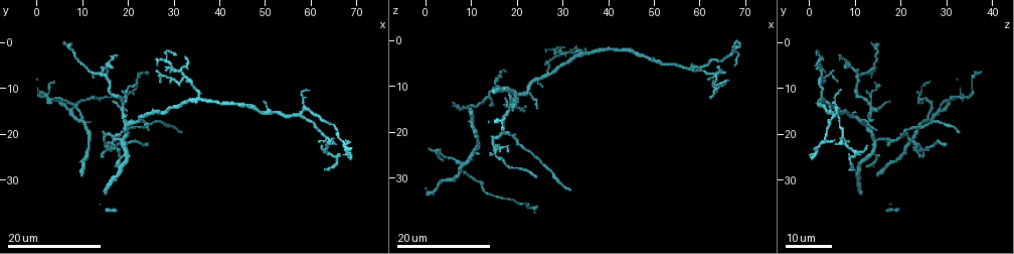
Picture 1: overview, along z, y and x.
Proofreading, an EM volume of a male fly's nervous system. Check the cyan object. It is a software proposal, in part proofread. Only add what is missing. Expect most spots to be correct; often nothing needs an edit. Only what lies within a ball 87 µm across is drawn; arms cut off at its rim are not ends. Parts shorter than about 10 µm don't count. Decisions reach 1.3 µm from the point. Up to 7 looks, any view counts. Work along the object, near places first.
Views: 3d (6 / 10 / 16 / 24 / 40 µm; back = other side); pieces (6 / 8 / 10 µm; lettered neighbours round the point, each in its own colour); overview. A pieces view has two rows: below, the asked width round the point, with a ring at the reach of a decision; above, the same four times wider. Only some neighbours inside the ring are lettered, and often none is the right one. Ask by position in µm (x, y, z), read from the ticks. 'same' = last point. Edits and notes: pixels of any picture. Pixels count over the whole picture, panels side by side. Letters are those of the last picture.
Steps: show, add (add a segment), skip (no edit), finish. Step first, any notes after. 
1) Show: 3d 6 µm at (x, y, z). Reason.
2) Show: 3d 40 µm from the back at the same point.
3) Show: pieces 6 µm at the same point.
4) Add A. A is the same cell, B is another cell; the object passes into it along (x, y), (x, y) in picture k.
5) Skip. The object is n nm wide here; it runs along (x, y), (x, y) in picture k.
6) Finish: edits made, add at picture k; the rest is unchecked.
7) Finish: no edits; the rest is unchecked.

Show: 3d 16 µm at (14.0, 25.0, 24.5).

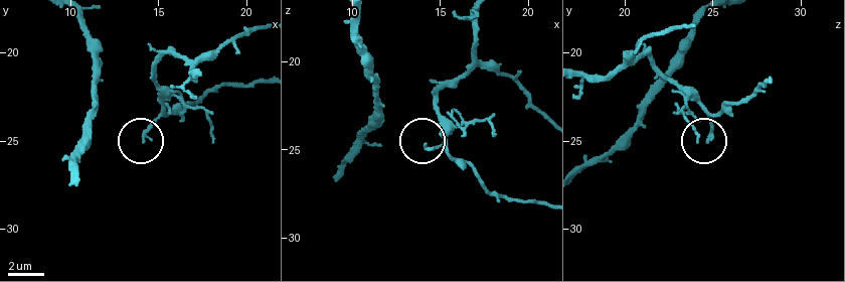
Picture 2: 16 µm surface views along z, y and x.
Show: 3d 6 µm at (14.0, 25.0, 24.8).

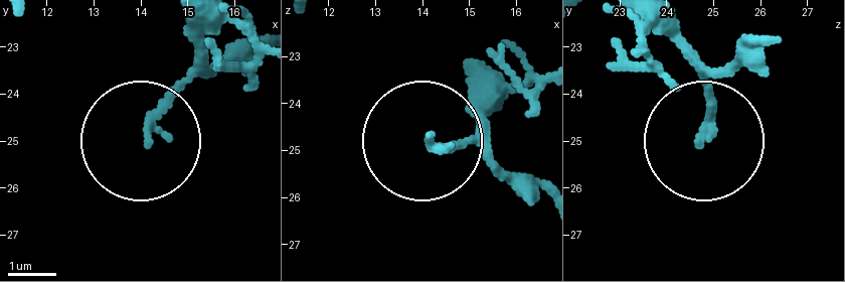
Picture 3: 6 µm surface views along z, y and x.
Show: pieces 6 µm at (14.10, 24.95, 24.75).

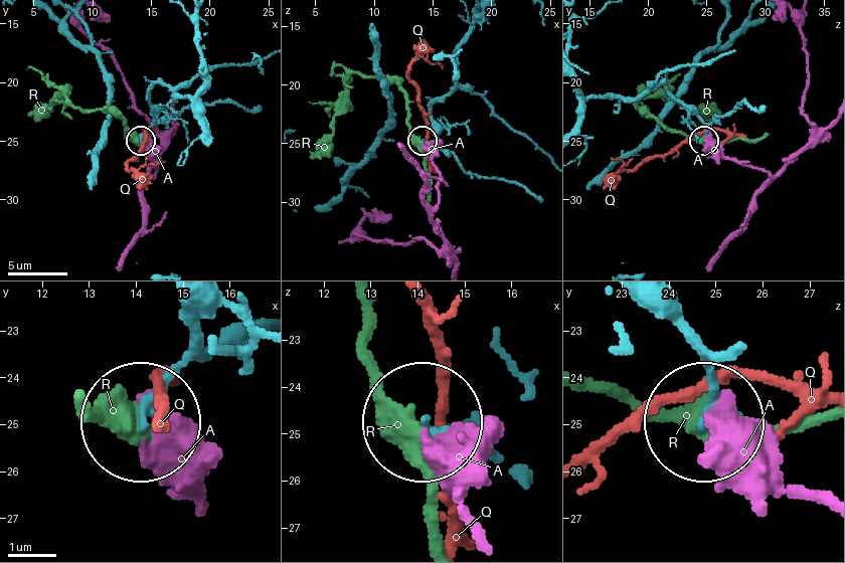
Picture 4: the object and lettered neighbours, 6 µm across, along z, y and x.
Skip. A, Q and R are other cells; it runs along (183, 308), (179, 368), (144, 412) in picture 4; no lettered segment goes on from it.

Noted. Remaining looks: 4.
Show: 3d 16 µm at (17.0, 3.0, 6.5). An open end.

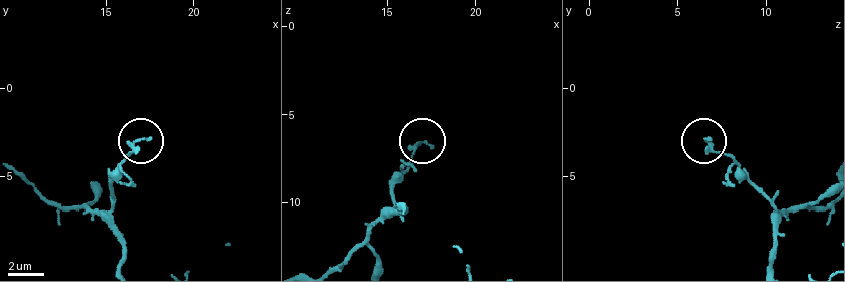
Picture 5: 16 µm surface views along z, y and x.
Show: pieces 6 µm at (17.5, 2.8, 6.9).

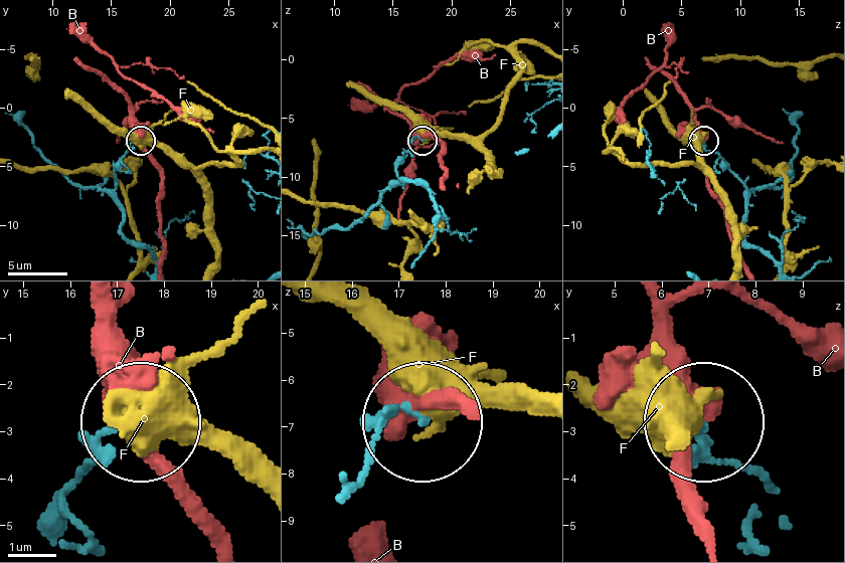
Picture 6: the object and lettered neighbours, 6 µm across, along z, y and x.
Skip. The object is 140 nm wide here; B and F are other cells; it runs along (765, 483), (704, 446), (700, 422) in picture 6; no lettered segment goes on from it.

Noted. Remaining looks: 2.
Show: 3d 24 µm at (14.0, 5.5, 14.0). Free end.

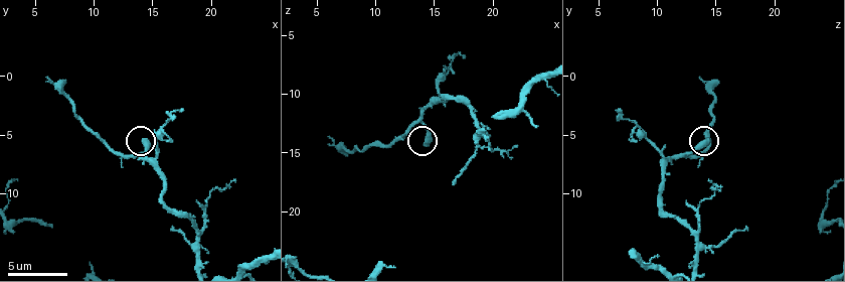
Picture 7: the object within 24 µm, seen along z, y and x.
Show: pieces 10 µm at (14.4, 5.6, 14.4). See the neighbours.

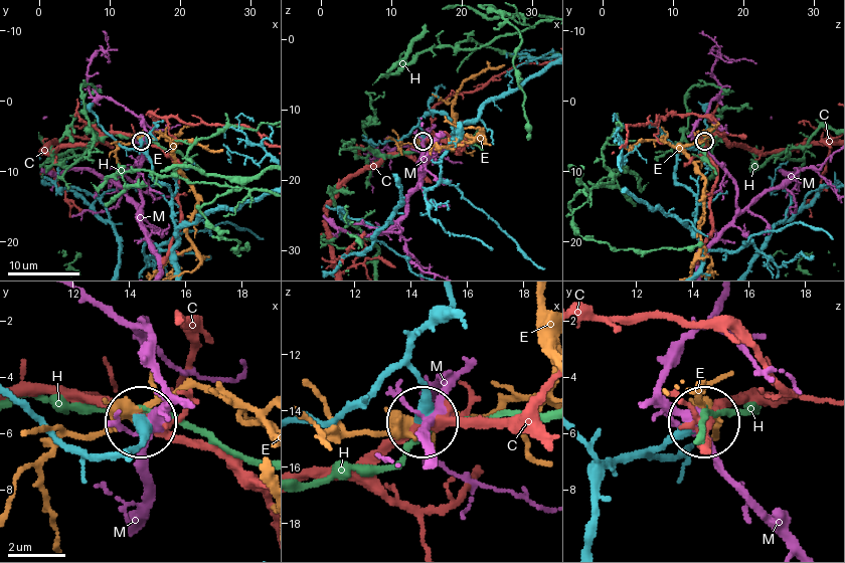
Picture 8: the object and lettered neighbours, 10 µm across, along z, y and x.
Skip. C, E, H and M are other cells; it runs along (449, 312), (413, 348), (420, 417) in picture 8; none of them fits.

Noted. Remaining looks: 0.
Finish: no edits; the rest is unchecked.

